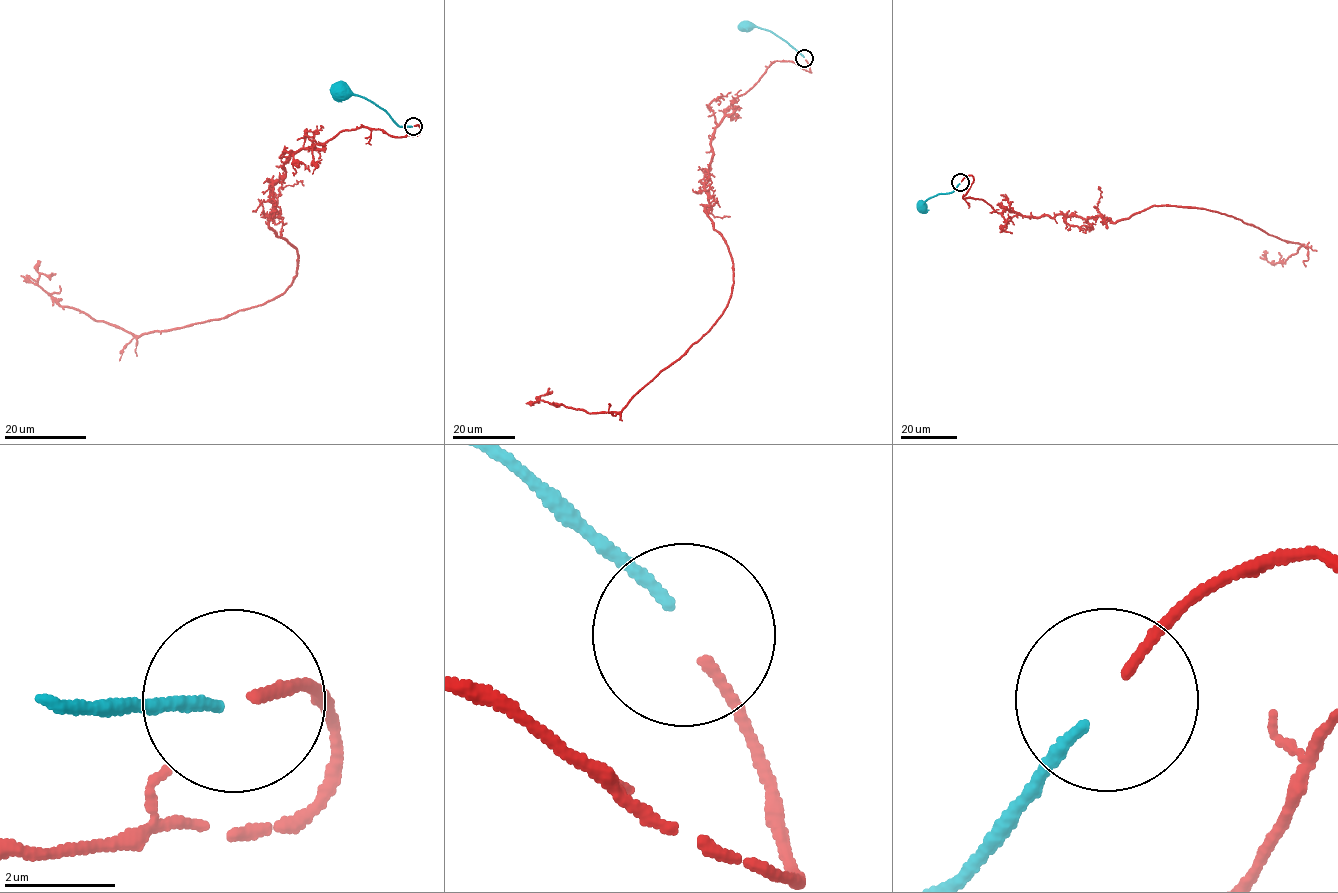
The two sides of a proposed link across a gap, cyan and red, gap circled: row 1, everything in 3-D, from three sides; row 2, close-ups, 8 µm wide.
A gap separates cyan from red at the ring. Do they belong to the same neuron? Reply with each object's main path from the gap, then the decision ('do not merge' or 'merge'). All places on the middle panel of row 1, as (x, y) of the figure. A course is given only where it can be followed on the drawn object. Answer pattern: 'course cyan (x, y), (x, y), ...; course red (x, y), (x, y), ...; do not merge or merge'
course cyan (804, 57), (772, 32), (747, 26); course red (805, 59), (773, 61), (715, 128), (705, 212), (733, 286), (715, 324), (620, 411), (549, 388); do not merge

